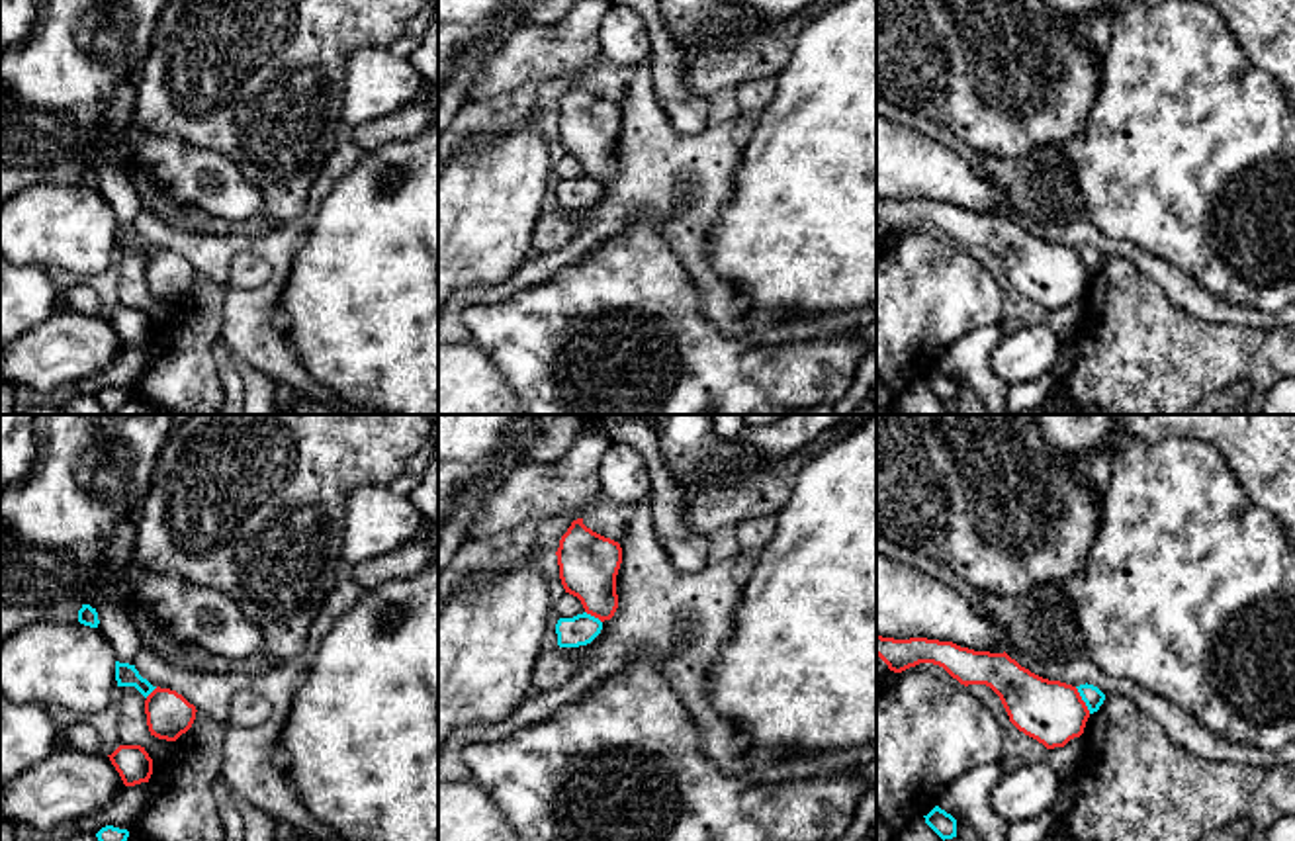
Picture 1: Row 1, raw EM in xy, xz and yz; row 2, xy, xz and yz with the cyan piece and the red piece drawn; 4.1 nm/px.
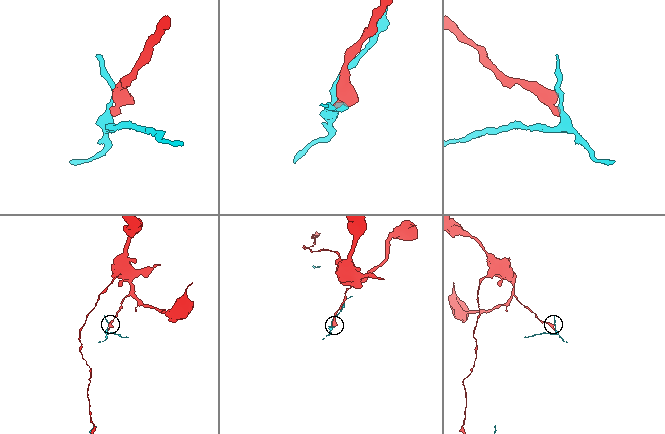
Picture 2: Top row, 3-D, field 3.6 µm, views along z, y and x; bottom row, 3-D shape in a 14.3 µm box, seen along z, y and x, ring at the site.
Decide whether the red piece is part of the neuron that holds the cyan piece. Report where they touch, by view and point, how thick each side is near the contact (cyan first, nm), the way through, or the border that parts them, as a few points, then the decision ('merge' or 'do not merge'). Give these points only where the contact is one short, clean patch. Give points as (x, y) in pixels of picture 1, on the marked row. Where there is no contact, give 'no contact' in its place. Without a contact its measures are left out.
contact yz (1082, 699); calibres 80 and 260 nm; do not merge

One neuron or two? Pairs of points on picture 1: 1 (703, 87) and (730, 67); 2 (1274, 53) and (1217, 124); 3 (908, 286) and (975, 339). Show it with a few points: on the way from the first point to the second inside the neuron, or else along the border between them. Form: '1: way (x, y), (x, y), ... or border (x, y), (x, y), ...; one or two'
1: way (709, 81), (724, 67); one
2: border (1233, 32), (1243, 51), (1274, 79); two
3: border (996, 323), (963, 333), (936, 366); two

